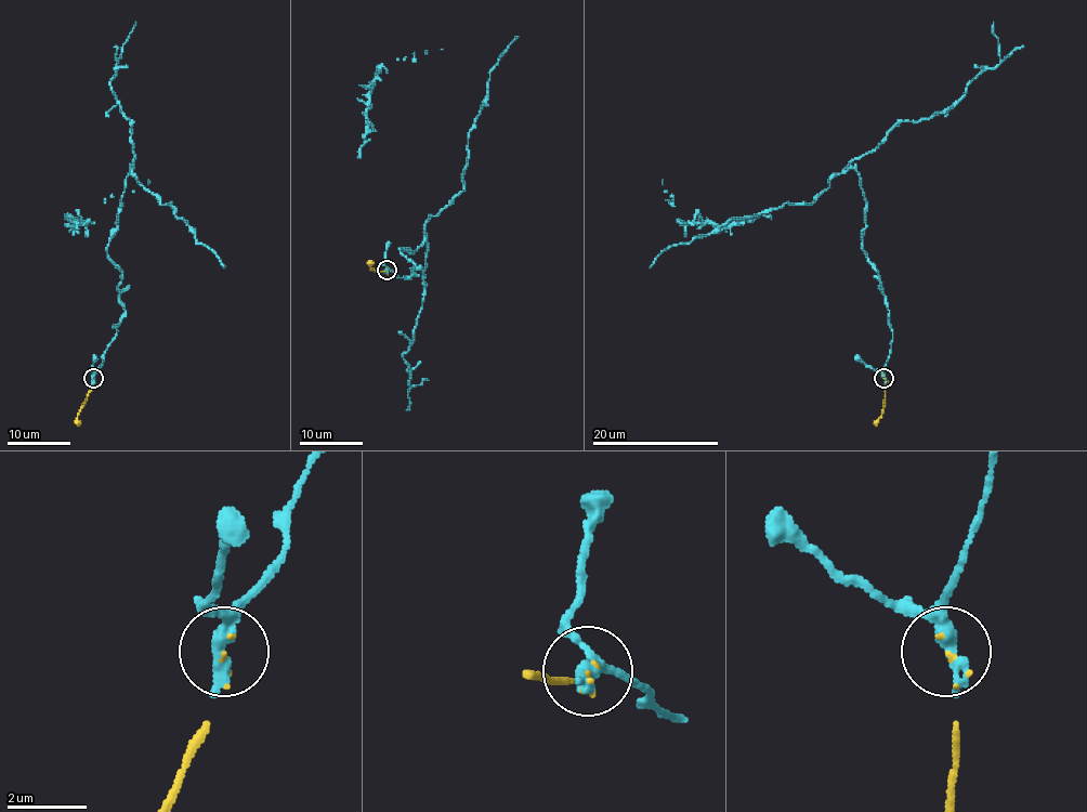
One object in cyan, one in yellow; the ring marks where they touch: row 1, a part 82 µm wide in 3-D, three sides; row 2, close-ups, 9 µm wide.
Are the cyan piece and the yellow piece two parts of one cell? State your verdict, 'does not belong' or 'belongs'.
belongs

